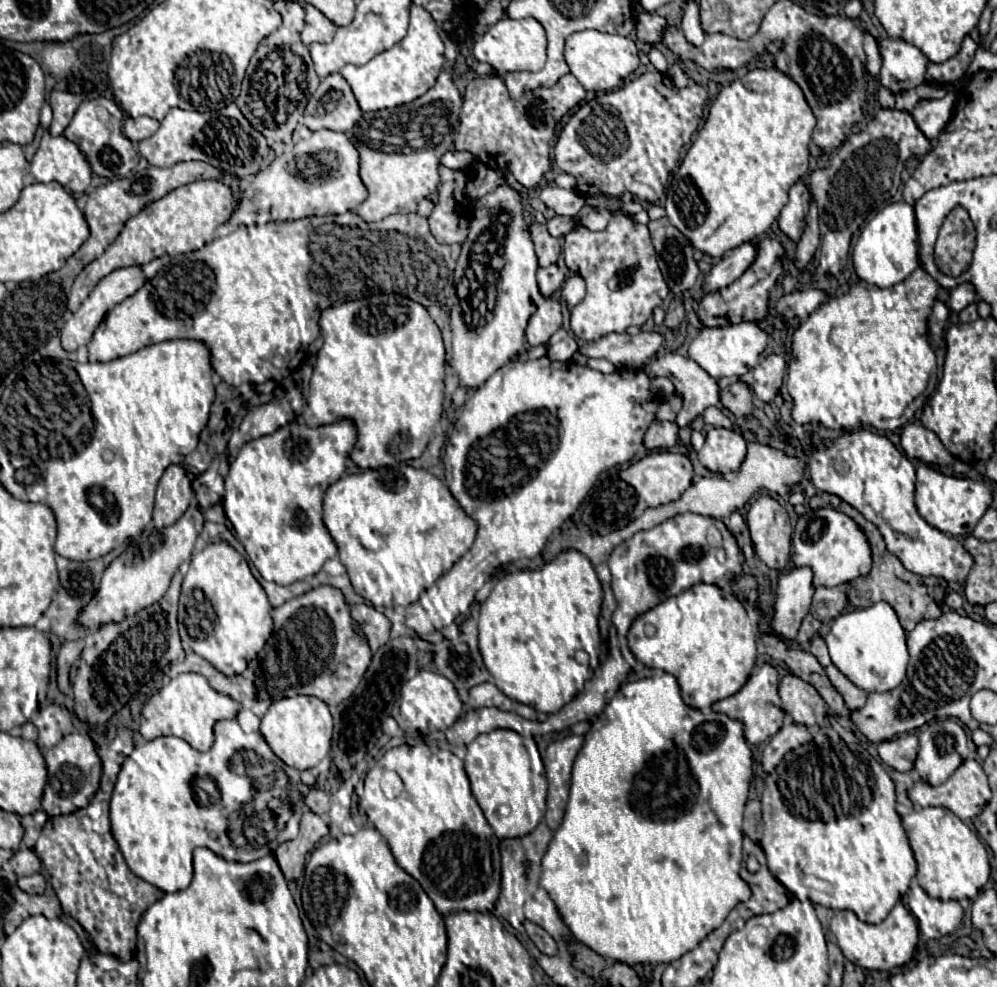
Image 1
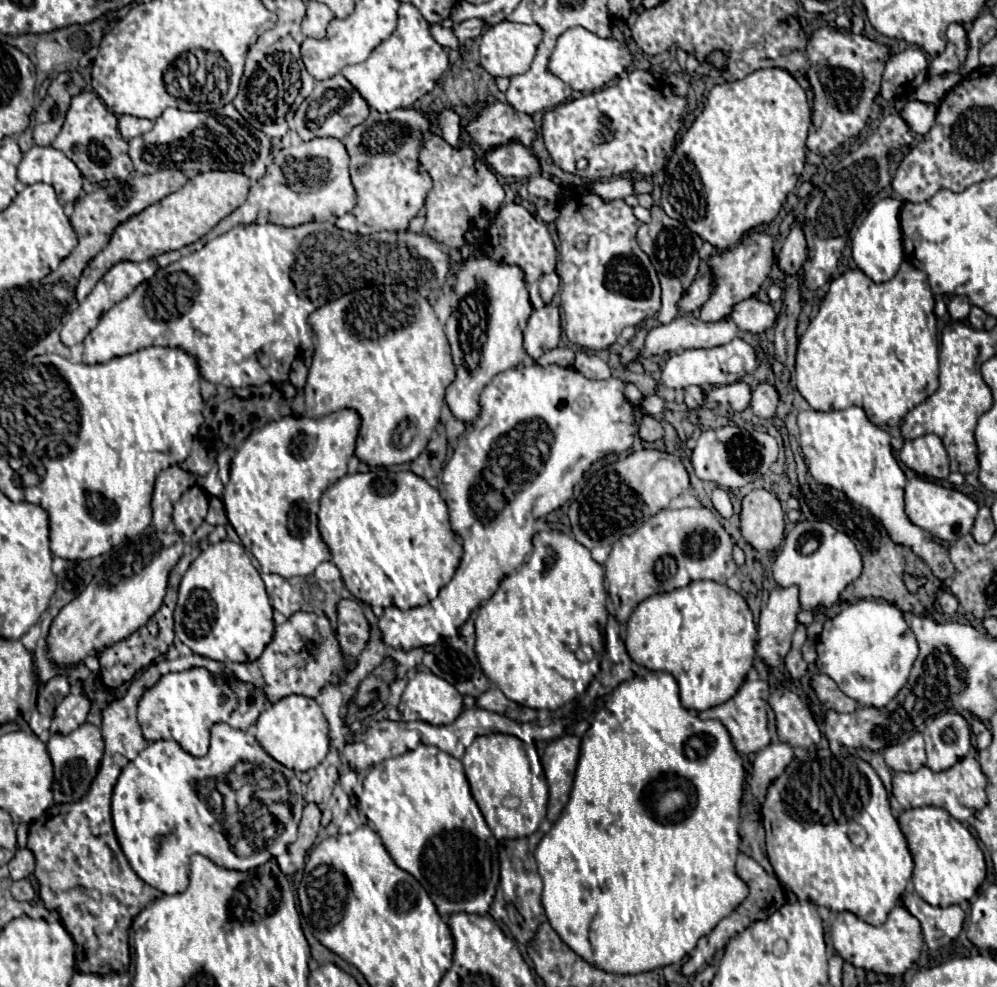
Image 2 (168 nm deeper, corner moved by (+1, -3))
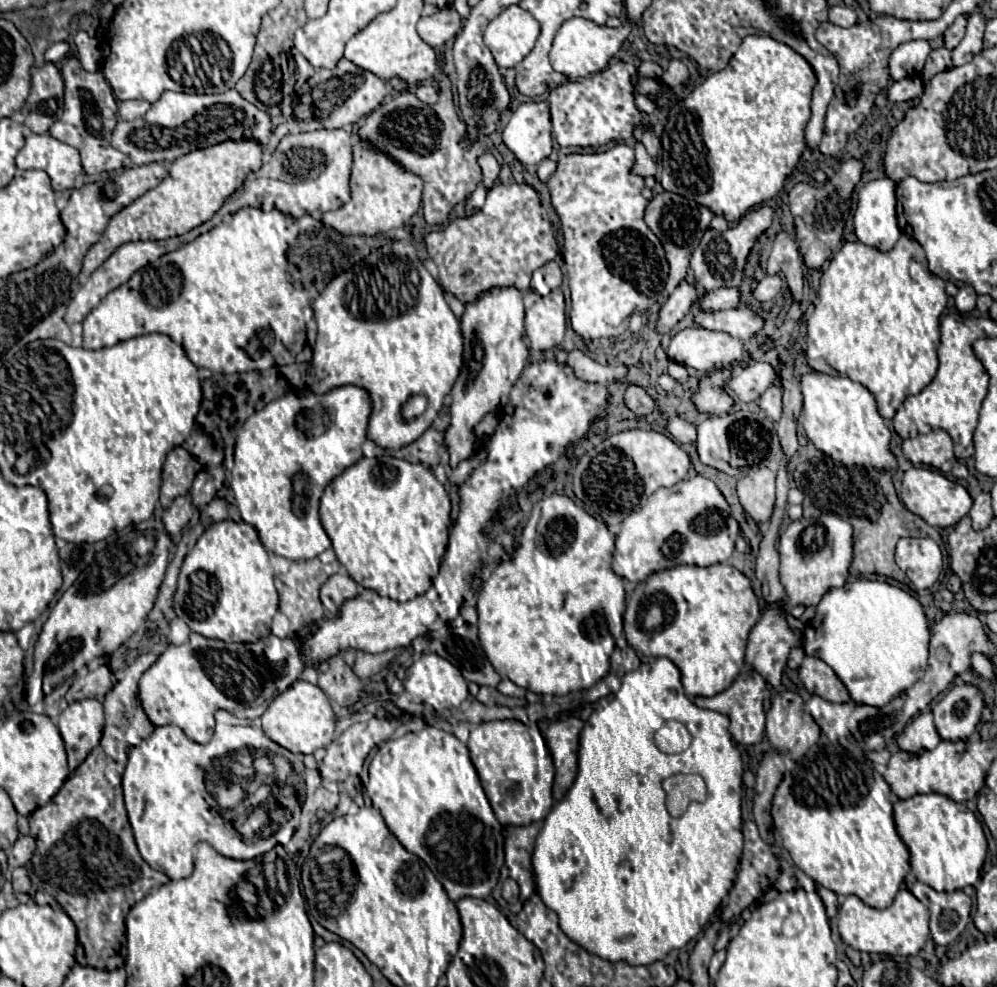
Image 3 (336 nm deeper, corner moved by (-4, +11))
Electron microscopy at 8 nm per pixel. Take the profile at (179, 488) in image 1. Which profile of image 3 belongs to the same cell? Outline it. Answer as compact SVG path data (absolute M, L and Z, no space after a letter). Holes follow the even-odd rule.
M181 446L173 448L167 454L163 464L163 484L161 484L161 506L167 508L173 498L187 494L195 474L201 470L201 464Z

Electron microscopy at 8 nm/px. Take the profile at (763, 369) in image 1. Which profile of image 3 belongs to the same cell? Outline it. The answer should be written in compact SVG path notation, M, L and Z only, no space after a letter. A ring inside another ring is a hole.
M773 384L771 388L767 388L765 392L763 392L763 396L759 398L759 408L769 416L769 418L773 418L775 422L779 420L779 416L781 416L781 388L779 388L779 384Z

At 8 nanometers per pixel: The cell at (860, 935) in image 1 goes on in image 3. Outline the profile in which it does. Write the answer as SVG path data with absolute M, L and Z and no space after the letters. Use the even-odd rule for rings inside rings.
M907 888L899 890L893 904L885 910L871 908L857 896L847 896L839 908L839 934L847 946L861 952L917 956L929 938L929 910Z

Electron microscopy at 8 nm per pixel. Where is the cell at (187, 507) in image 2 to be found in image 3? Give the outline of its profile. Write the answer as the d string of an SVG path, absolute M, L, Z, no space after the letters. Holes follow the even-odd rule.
M183 494L183 496L177 496L173 500L173 504L165 510L163 514L163 524L165 524L165 530L175 536L175 534L181 534L181 530L185 526L189 526L189 522L195 518L197 514L197 508L193 506L191 502L191 496L189 494Z

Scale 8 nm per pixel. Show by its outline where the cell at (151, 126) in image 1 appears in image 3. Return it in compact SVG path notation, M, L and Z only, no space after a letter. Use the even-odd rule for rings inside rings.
M127 100L127 102L119 102L119 118L121 118L121 120L143 118L149 108L151 108L151 104L145 102L145 100Z

